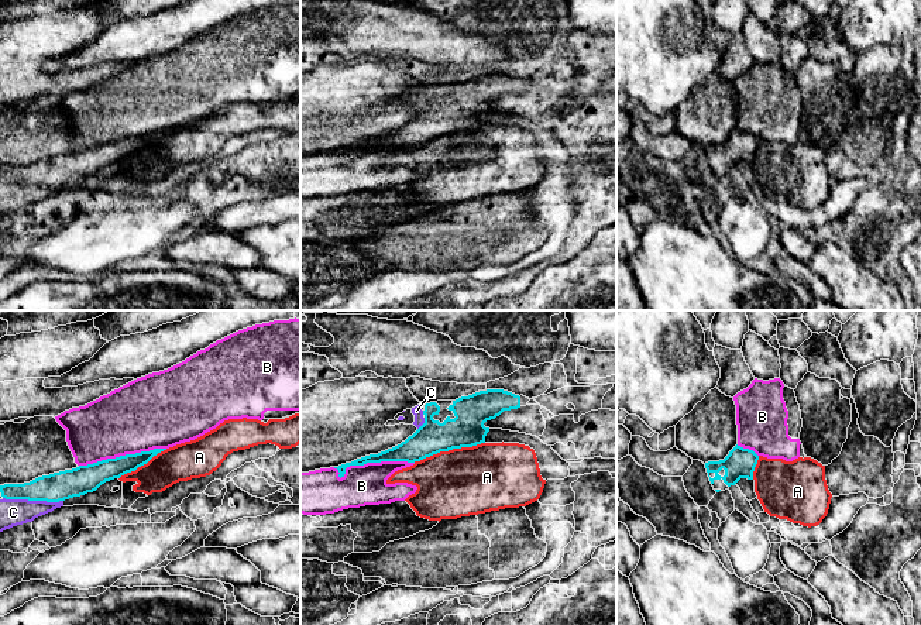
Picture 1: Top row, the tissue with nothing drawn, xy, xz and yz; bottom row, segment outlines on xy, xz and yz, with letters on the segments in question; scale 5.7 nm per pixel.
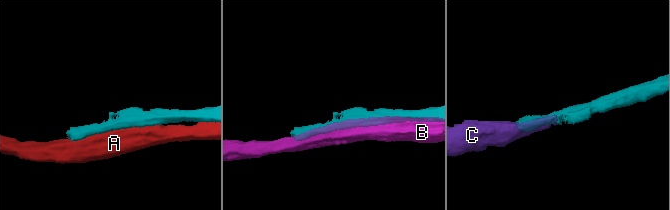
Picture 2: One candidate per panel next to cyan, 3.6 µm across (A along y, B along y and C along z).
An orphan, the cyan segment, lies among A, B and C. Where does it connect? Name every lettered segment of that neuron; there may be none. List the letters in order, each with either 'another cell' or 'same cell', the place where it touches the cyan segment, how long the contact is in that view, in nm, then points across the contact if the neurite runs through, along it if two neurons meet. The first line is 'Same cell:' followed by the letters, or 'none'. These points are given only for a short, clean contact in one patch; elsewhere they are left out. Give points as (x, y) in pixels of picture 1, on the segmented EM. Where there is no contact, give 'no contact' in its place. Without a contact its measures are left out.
Same cell: C
A: another cell; meets cyan in xz at (449, 449); contact 420 nm long
B: another cell; meets cyan in xz at (370, 462); contact 460 nm long
C: same cell; meets cyan in xy at (33, 500); contact 340 nm long

